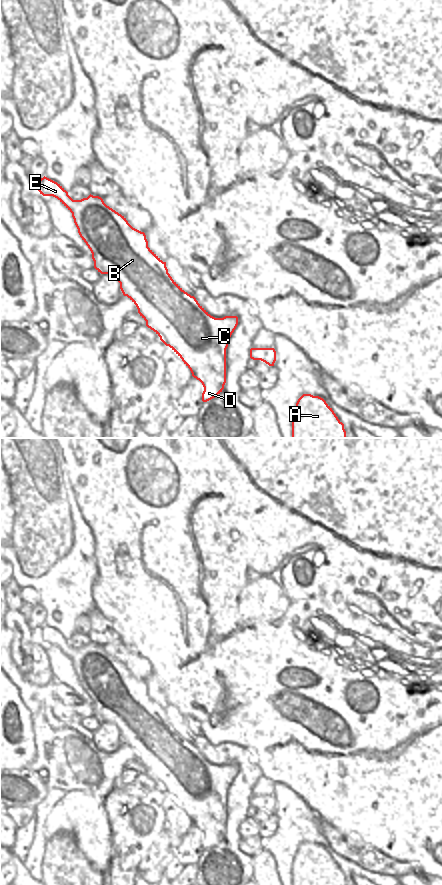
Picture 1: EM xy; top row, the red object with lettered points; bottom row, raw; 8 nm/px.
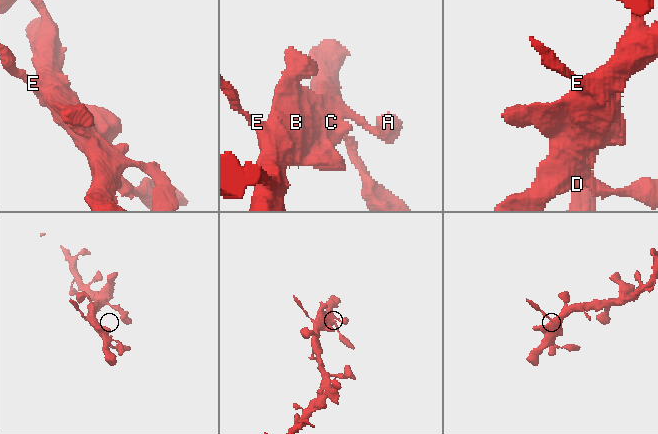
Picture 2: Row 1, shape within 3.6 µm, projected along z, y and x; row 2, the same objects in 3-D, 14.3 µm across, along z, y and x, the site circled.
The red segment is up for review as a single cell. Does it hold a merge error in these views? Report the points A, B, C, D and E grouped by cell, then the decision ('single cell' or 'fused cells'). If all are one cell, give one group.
groups A B C D E; single cell

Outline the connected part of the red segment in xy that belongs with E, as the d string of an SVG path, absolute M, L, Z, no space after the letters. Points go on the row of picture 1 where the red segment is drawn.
M43 177L36 183L43 196L57 198L71 213L78 233L92 253L94 268L101 274L113 276L119 283L124 296L137 307L138 313L146 321L146 326L153 330L160 340L169 346L190 369L192 376L199 380L204 391L202 401L207 402L218 396L226 383L226 349L228 341L238 325L237 316L215 318L211 316L196 300L185 292L170 276L163 262L149 247L146 235L133 228L126 218L107 206L99 196L89 195L81 200L73 200L68 192L57 182Z

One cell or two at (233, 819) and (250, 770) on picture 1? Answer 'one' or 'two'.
one

